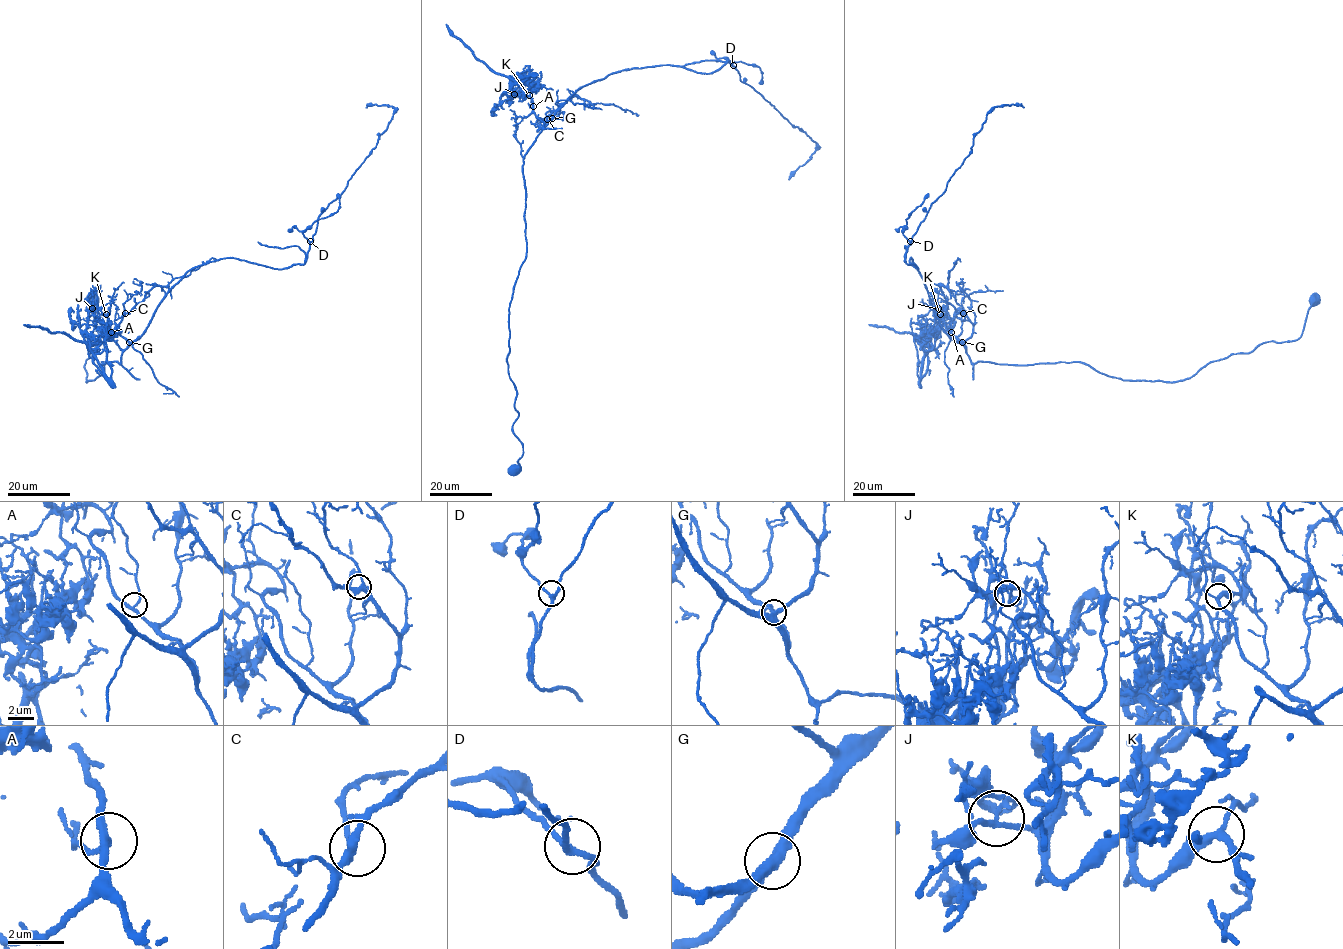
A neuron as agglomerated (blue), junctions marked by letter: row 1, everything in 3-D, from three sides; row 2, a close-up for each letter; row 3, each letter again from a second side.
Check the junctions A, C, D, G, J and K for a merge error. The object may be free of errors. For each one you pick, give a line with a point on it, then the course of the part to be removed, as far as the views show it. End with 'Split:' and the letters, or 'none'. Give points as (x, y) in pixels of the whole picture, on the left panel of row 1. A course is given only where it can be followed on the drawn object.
J: at (92, 308); foreign part runs (91, 308), (84, 336), (88, 348), (88, 344), (61, 332), (23, 325)
Split: J

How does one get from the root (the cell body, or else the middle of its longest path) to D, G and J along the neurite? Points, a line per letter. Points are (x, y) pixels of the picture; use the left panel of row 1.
D: (91, 297), (101, 340), (86, 382), (189, 270), (285, 269), (310, 241)
G: (91, 297), (101, 340), (90, 341), (86, 382), (104, 372), (101, 362), (120, 363), (129, 342)
J: (91, 297), (101, 340), (90, 341), (86, 382), (122, 353), (108, 318), (91, 308)

